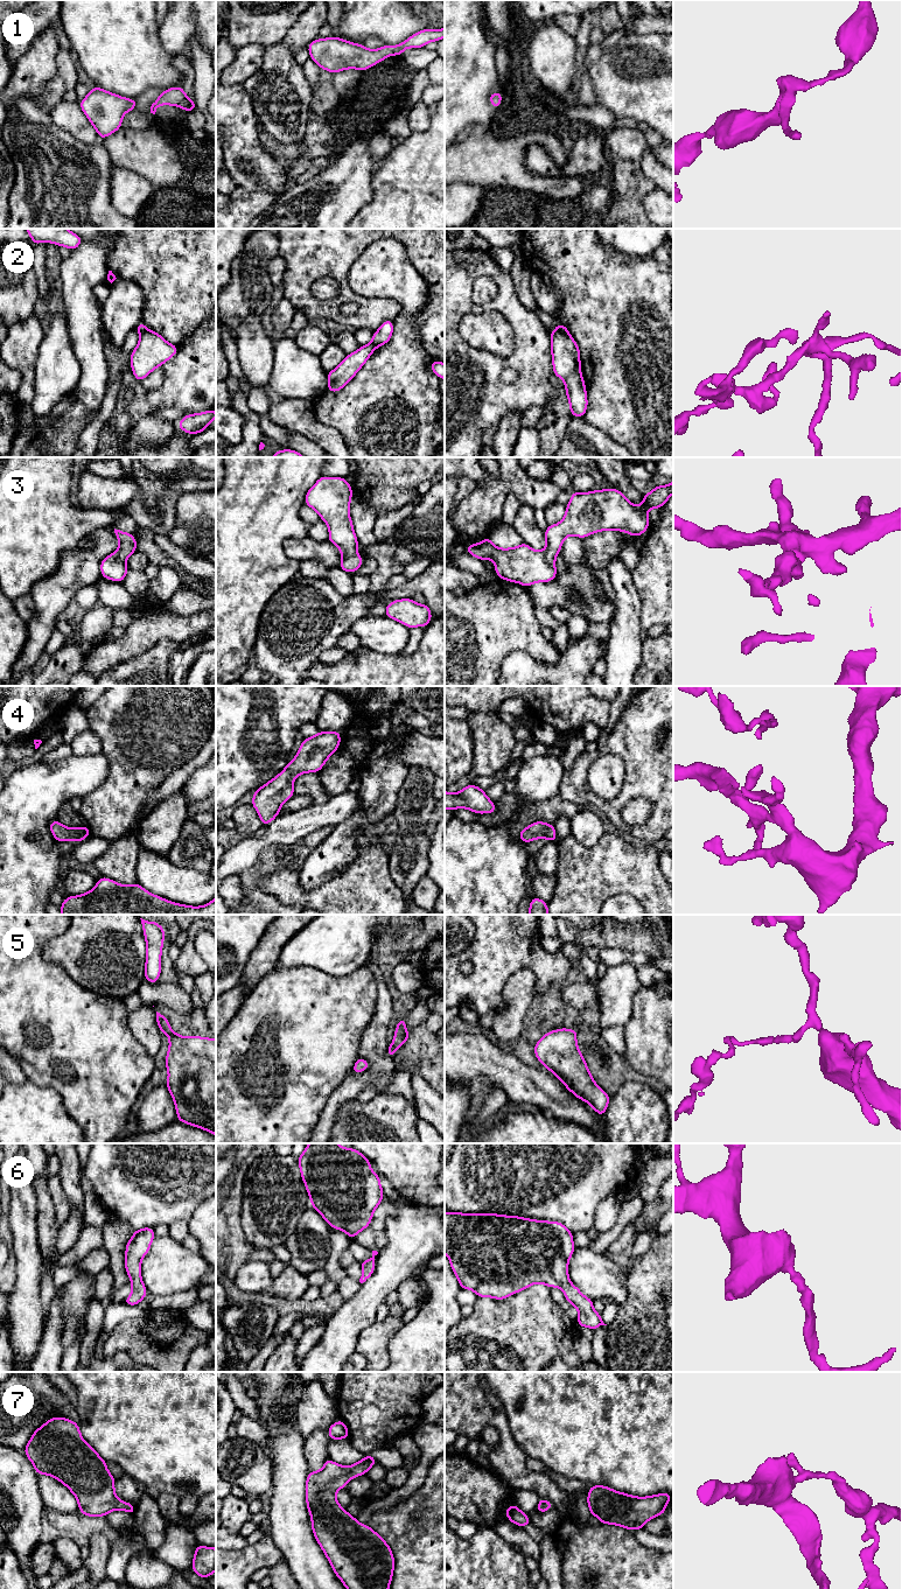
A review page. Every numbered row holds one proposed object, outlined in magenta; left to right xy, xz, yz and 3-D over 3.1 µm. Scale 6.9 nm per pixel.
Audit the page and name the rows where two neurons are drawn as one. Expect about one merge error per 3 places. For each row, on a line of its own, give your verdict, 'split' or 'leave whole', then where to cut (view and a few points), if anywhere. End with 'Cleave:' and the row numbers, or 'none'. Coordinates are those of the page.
1: leave whole; no cut
2: split; cut in yz along (556, 328), (568, 334)
3: leave whole; no cut
4: leave whole; no cut
5: leave whole; no cut
6: leave whole; no cut
7: leave whole; no cut
Cleave: 2

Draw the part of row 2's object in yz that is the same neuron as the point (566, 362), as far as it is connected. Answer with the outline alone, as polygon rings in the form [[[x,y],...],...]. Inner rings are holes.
[[[554,328],[550,334],[553,374],[565,382],[572,416],[585,416],[587,411],[587,391],[580,371],[580,349],[569,334]]]

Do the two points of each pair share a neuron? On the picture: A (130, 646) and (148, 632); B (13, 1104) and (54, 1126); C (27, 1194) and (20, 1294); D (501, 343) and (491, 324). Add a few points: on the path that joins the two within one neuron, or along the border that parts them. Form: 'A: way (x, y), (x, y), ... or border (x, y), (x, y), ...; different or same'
A: way (134, 642), (144, 632); same
B: way (23, 1114), (35, 1126), (43, 1126); same
C: way (23, 1218), (26, 1269); same
D: way (500, 338), (491, 329); same

